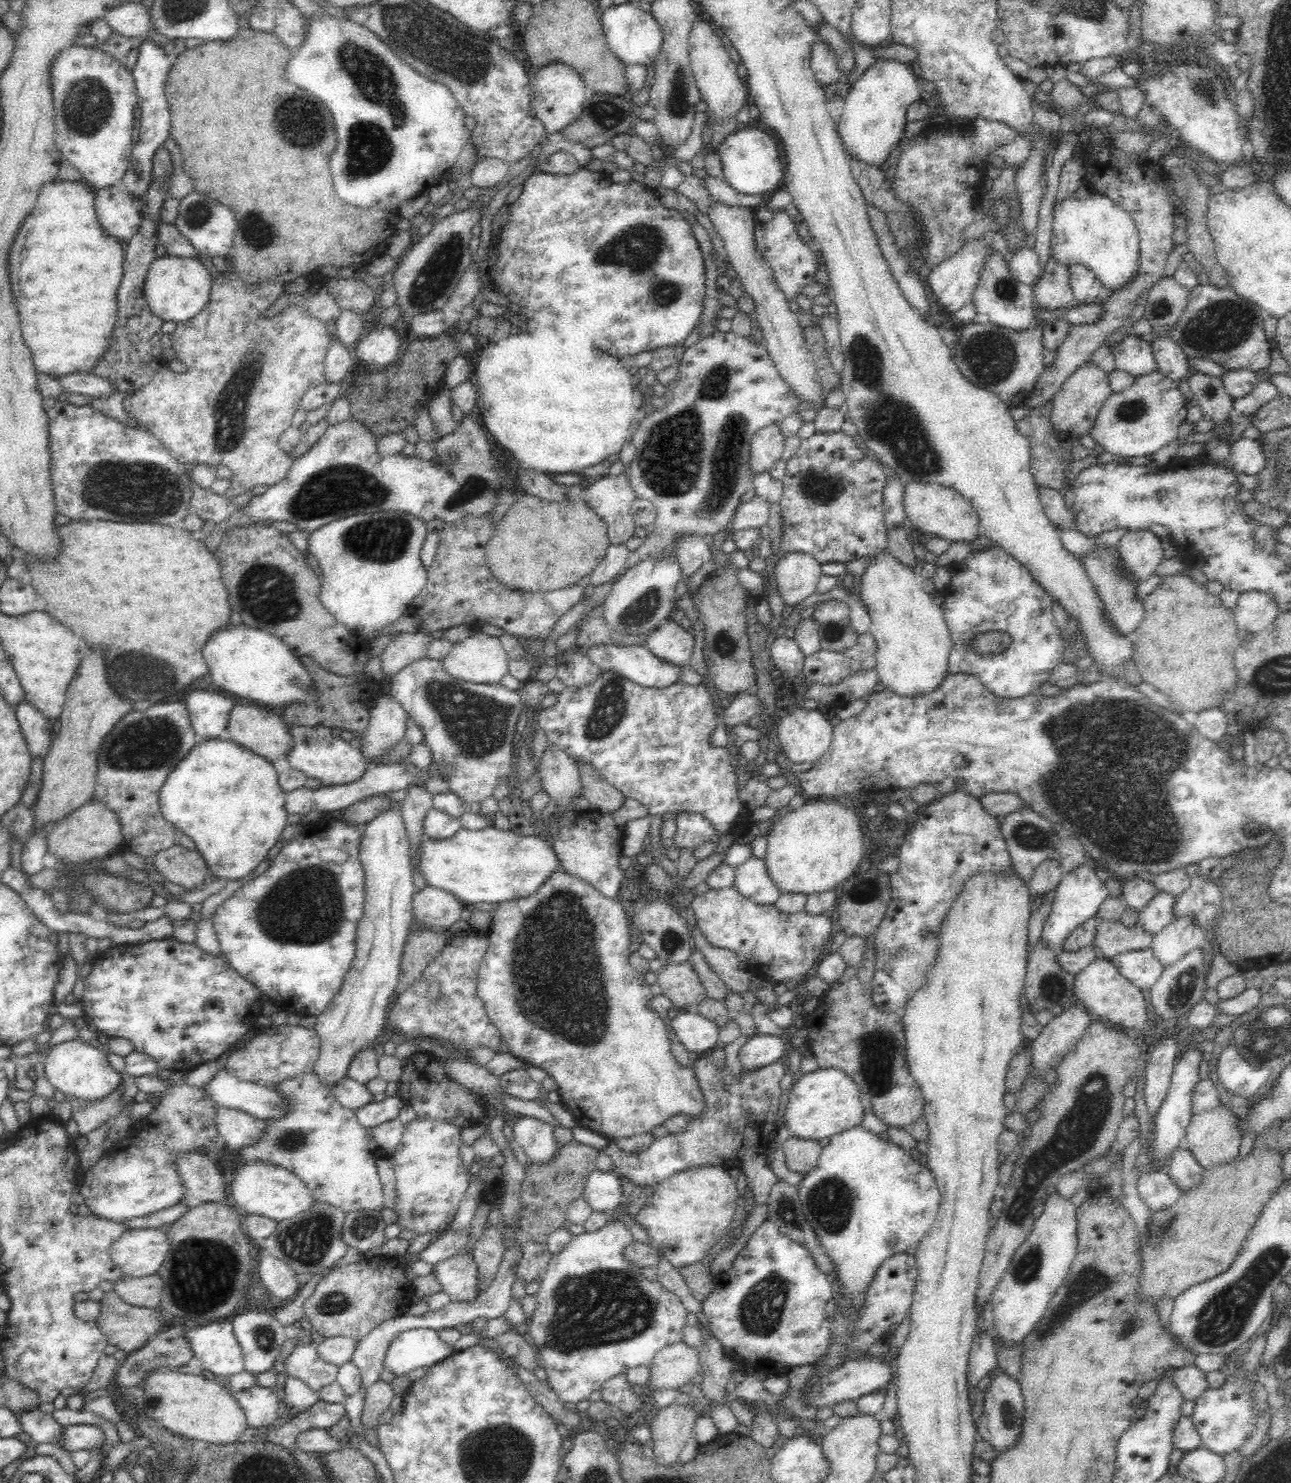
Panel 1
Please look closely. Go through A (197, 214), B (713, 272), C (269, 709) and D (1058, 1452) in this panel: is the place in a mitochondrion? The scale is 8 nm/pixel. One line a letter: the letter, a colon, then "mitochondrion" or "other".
A: mitochondrion
B: other
C: other
D: other

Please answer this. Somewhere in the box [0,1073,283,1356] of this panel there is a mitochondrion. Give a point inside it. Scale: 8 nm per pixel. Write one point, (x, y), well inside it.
(198, 1251)

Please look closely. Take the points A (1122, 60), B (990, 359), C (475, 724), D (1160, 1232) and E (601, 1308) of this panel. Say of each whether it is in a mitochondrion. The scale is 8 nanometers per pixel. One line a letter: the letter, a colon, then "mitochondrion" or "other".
A: other
B: mitochondrion
C: mitochondrion
D: mitochondrion
E: mitochondrion

